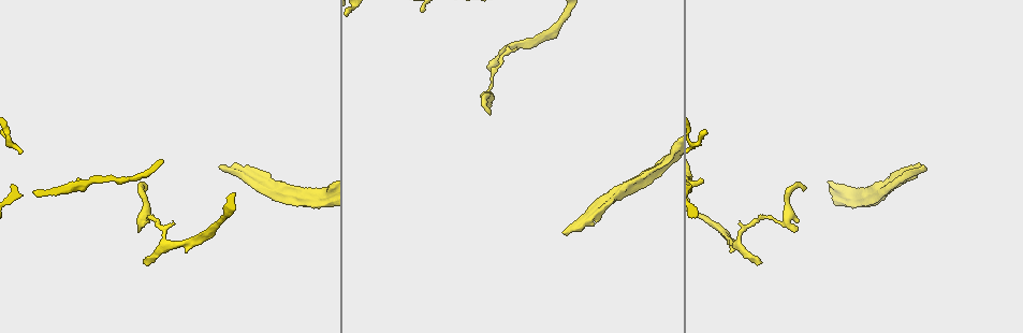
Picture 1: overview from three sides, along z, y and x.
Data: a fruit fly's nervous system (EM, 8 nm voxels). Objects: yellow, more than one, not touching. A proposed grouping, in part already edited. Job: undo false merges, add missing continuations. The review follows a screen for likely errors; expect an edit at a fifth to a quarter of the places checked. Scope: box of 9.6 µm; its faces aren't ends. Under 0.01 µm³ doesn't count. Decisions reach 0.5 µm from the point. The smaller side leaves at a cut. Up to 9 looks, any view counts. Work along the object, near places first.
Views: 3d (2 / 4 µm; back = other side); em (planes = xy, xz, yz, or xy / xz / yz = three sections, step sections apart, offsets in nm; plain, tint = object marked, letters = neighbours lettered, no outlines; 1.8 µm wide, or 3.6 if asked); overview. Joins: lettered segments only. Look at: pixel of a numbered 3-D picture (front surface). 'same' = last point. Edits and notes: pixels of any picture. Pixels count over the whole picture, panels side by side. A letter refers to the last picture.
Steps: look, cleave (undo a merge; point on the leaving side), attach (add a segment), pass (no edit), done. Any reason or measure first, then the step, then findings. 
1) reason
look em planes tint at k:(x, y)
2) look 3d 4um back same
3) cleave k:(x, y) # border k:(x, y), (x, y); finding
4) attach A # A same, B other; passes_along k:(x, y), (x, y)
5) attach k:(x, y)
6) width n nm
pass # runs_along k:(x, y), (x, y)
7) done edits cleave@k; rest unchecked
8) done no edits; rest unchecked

thin end
look 3d 2um at 1:(76, 179)

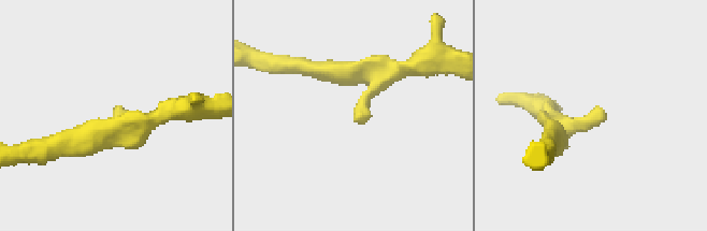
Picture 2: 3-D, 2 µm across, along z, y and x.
arm_widths 170, 260 nm
look em planes letters at 2:(116, 110)

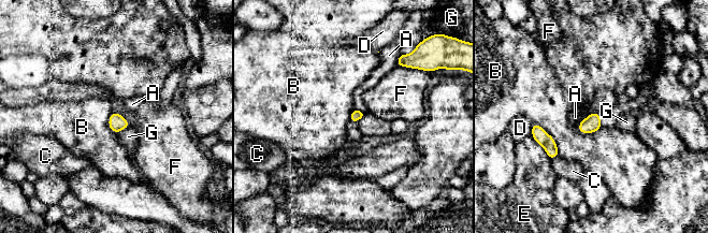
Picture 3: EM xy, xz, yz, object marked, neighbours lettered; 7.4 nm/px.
pass # A other, B other, C other, D other, E other, F other, G other; border 3:(533, 121), (553, 139), (559, 155); none of them fits

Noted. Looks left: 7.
tapers out
look em xz step 8 tint at 1:(147, 263)

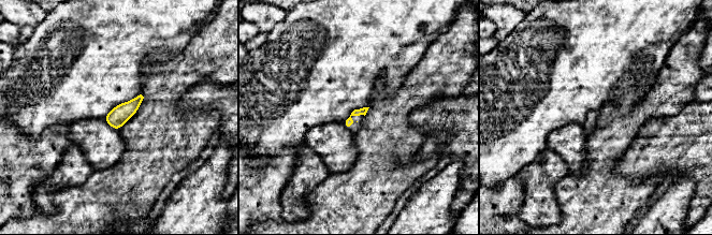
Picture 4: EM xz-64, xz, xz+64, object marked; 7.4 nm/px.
look em planes letters same

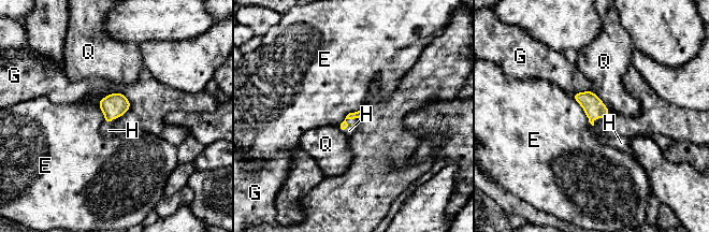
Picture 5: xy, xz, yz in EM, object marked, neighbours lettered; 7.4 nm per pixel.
attach 5:(349, 130) # E other, G other, H same, Q other; it goes on there

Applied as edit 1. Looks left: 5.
redraw
look overview

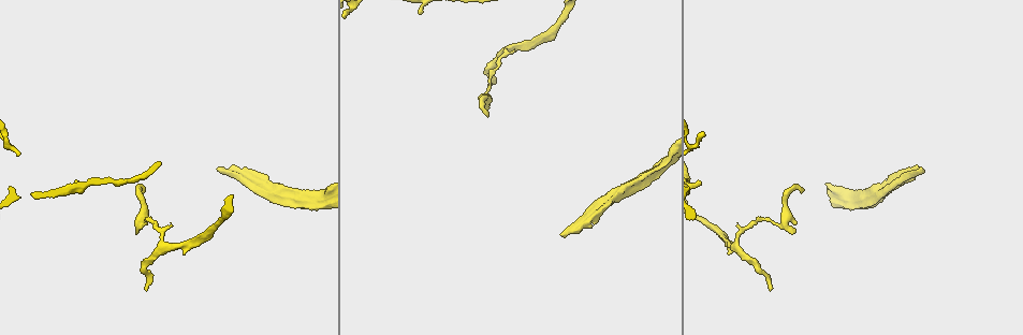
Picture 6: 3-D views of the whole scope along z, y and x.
free end
look em xz step 16 letters at 6:(800, 191)

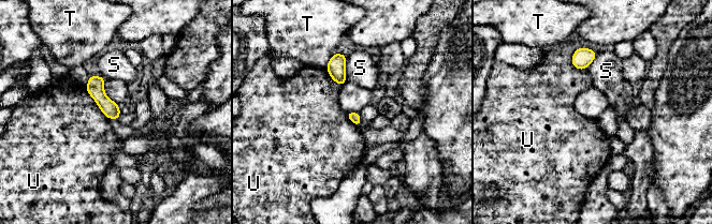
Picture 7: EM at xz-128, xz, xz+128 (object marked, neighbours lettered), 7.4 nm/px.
another direction
look em planes letters same

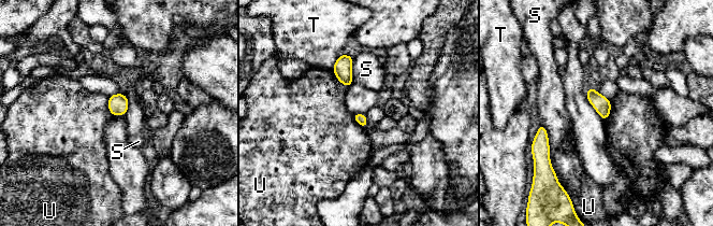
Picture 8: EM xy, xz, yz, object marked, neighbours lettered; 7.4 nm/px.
pass # S other, T other, U other; border 8:(332, 69), (335, 76), (347, 87); no lettered segment goes on from it

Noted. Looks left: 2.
branch stops here
look 3d 4um at 6:(856, 190)

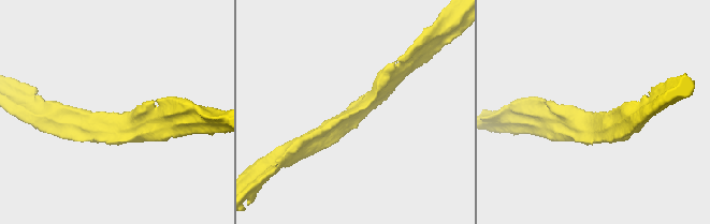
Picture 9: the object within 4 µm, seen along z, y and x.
look em 3.6um planes letters at 9:(592, 113)

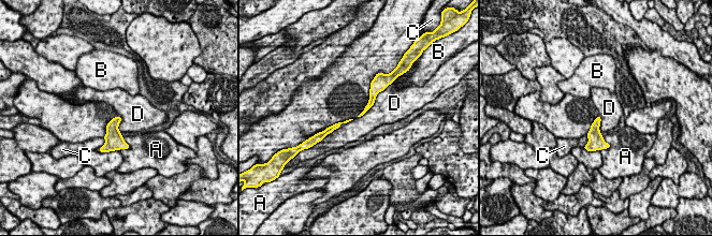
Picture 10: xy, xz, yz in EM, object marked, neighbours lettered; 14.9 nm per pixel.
pass # A other, B other, C other, D other; border 10:(384, 89), (358, 117); no lettered segment goes on from it

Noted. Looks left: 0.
done edits attach@5; rest unchecked

